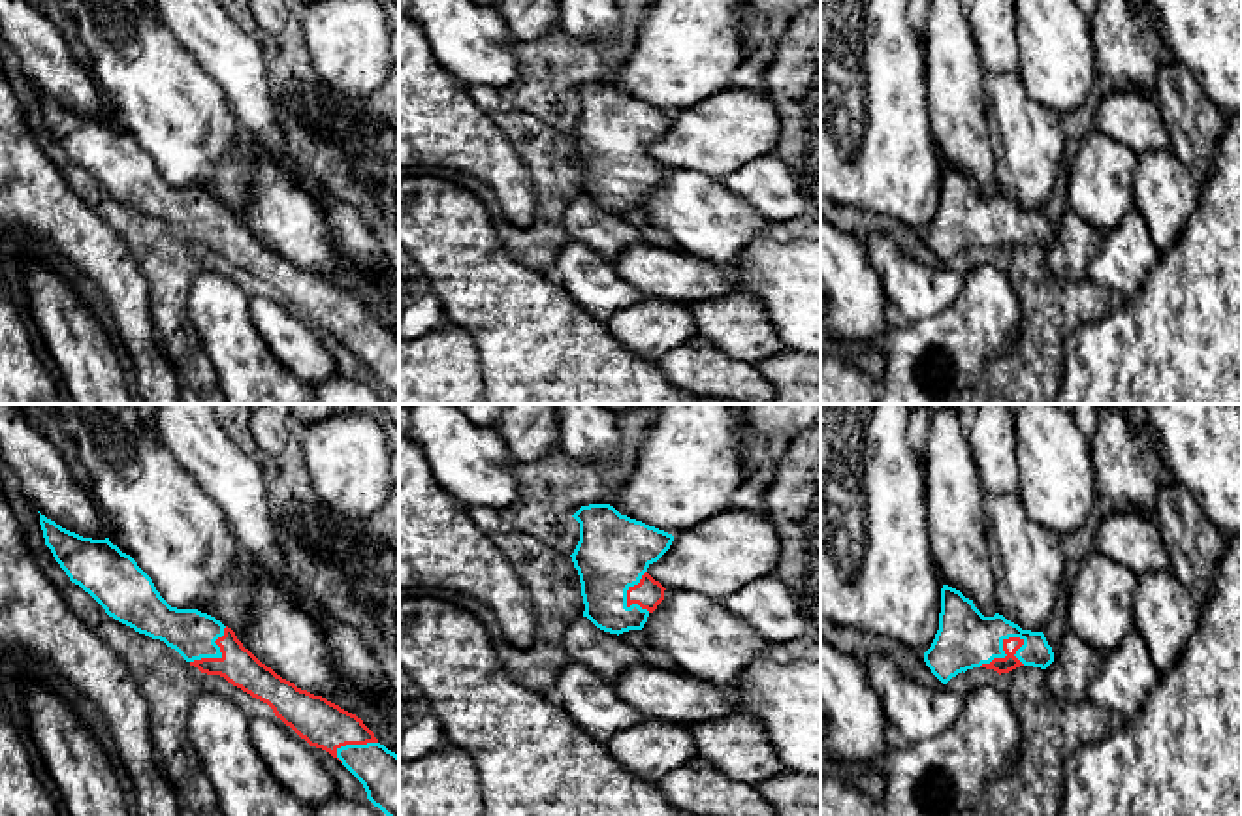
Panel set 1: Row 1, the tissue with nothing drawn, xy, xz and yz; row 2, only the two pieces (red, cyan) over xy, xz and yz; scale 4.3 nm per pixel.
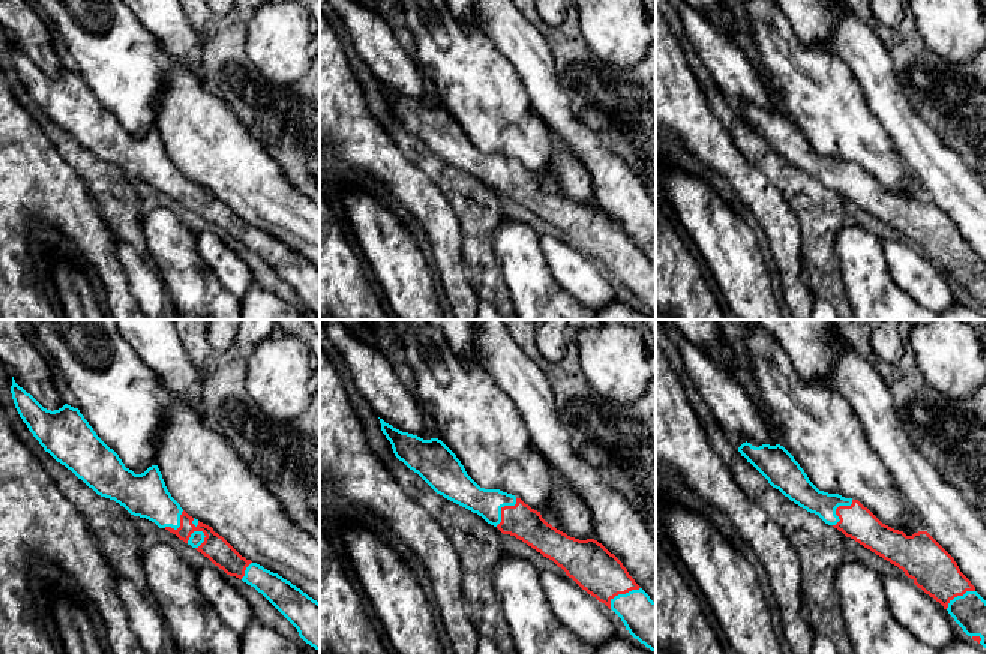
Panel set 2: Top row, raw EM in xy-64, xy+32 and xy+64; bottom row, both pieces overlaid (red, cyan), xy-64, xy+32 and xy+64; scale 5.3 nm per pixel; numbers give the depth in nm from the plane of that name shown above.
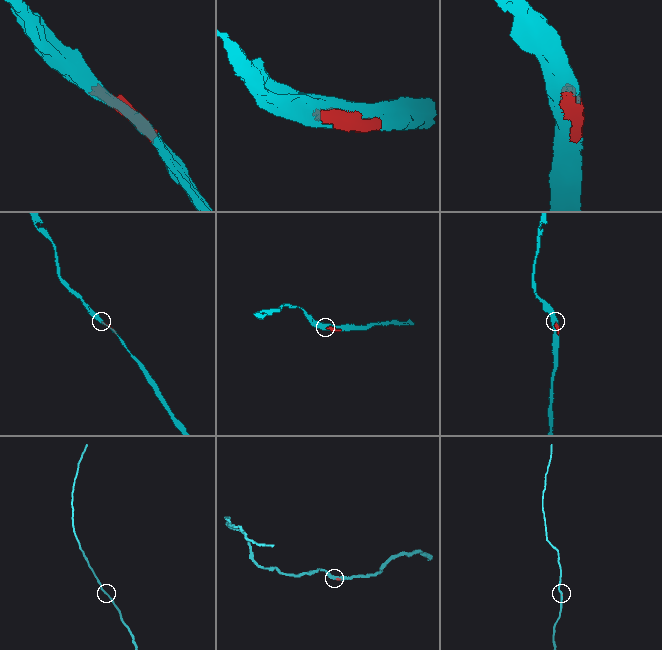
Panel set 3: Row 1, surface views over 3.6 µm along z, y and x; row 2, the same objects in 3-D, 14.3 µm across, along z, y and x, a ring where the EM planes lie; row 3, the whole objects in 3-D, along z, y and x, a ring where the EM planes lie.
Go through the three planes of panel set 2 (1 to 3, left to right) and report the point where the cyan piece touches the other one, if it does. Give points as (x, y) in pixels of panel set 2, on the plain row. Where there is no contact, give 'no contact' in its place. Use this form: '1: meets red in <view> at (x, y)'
1: meets red in xy-64 at (194, 194)
2: meets red in xy+32 at (622, 257)
3: meets red in xy+64 at (836, 173)

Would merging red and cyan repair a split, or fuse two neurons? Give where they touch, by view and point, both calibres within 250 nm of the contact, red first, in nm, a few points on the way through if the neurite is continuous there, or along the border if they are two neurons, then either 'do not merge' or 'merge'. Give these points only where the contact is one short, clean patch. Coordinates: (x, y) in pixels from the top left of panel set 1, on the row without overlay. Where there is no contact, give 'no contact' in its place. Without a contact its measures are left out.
yz (1003, 228) | 70/240 nm | merge

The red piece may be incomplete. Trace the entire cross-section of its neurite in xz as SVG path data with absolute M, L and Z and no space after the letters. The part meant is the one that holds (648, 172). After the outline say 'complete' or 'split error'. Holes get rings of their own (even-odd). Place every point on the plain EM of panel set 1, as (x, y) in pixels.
M610 83L581 85L572 96L580 102L580 120L570 135L581 162L583 196L617 214L642 209L666 169L647 152L647 147L670 128L674 115L621 94Z; split error

